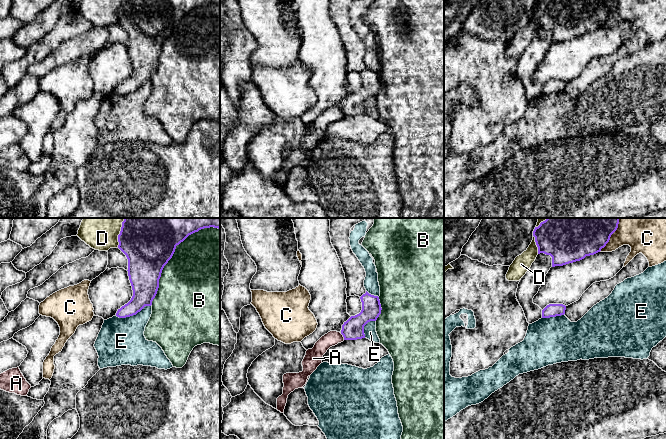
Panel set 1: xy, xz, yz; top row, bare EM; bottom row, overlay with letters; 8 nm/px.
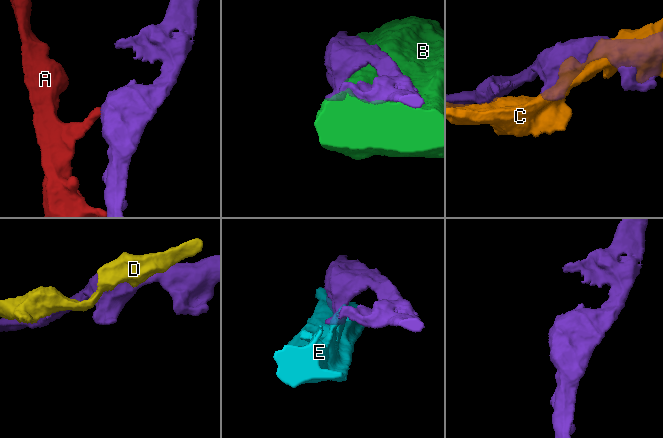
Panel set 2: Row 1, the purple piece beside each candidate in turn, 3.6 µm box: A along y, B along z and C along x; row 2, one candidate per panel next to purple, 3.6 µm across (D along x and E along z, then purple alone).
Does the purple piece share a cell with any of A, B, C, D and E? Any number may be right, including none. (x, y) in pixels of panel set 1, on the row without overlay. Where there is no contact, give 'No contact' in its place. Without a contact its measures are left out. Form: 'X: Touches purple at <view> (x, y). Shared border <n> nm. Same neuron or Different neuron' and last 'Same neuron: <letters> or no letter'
A: Touches purple at xz (343, 112). Shared border 70 nm. Different neuron
B: Touches purple at xy (173, 29). Shared border 850 nm. Different neuron
C: Touches purple at yz (609, 14). Shared border 280 nm. Different neuron
D: Touches purple at xy (118, 12). Shared border 200 nm. Different neuron
E: Touches purple at xy (133, 90). Shared border 300 nm. Different neuron
Same neuron: no letter

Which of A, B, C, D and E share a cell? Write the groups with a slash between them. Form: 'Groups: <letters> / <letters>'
Groups: A / B / C / D / E

